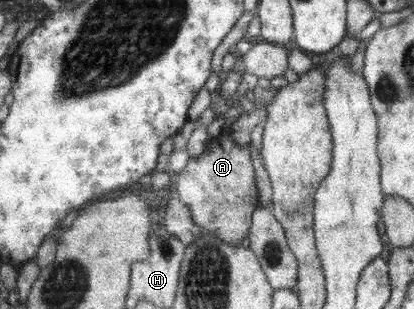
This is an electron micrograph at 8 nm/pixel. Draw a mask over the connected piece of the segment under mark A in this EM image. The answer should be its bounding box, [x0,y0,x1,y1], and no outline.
[176,132,259,245]

